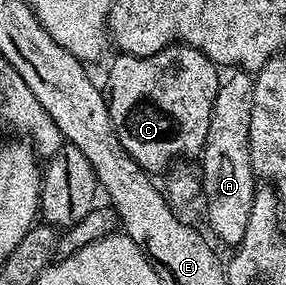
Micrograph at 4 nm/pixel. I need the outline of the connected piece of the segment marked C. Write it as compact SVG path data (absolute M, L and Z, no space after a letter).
M174 43L153 55L120 53L115 57L117 59L108 67L106 102L108 116L120 146L130 153L140 168L149 173L160 171L163 167L171 168L171 163L183 155L199 156L204 150L206 133L210 129L210 113L214 113L214 97L218 97L222 78L217 64L186 43Z

